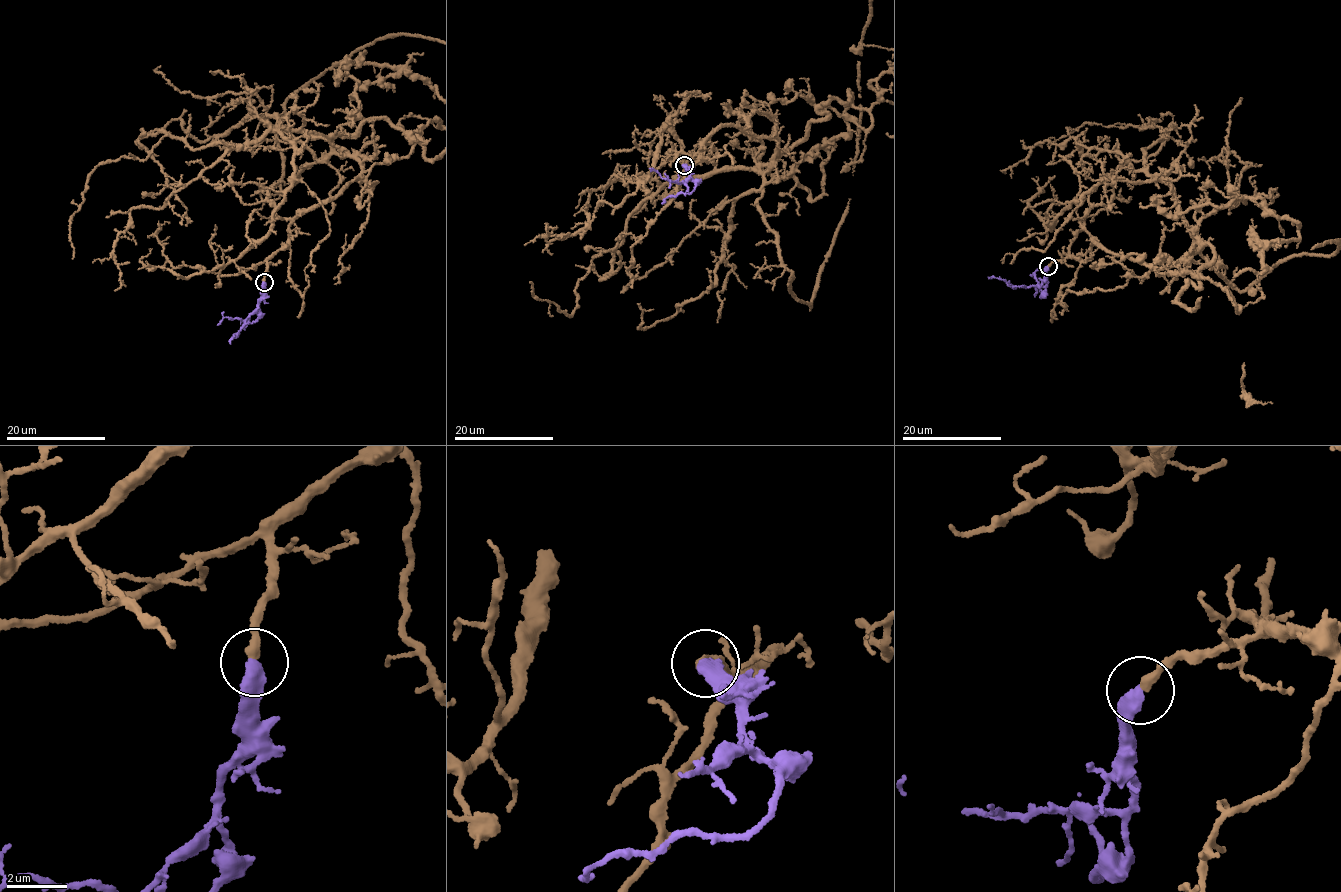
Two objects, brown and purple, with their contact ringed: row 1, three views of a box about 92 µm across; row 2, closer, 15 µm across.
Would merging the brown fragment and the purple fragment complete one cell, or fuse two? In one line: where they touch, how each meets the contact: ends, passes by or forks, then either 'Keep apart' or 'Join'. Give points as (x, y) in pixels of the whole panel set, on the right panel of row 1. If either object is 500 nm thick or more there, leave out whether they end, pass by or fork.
Place: (1048, 266). At the ring brown ends. At the ring purple ends. Join

